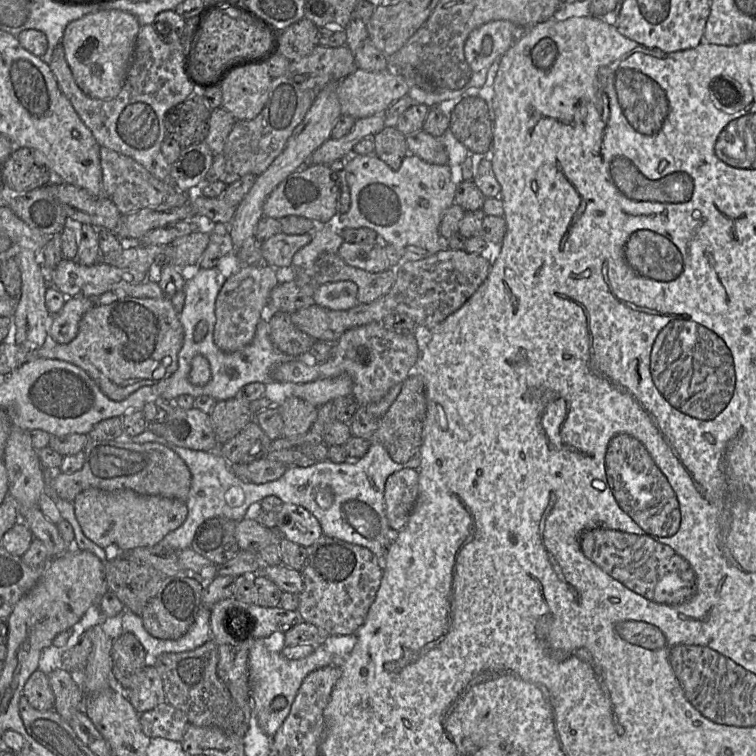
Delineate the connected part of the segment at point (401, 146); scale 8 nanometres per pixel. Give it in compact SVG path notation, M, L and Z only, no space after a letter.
M385 126L373 137L374 153L393 171L399 170L408 154L406 136L393 126Z

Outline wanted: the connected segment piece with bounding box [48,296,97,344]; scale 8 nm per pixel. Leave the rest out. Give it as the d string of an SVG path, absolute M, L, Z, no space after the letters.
M85 296L66 297L62 309L51 315L48 324L48 335L58 344L72 341L77 333L83 315L95 304L97 299Z

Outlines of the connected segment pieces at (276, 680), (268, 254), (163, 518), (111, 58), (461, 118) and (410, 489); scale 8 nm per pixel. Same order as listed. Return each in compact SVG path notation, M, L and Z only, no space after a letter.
M264 638L254 640L248 655L248 671L251 690L251 707L262 731L273 736L288 716L296 694L304 678L319 668L338 665L346 657L328 652L322 645L317 646L308 658L288 659L280 652L267 649Z
M282 232L264 240L261 252L267 265L274 268L290 267L293 256L311 239L311 234L287 235Z
M89 488L74 498L73 505L76 519L85 536L111 552L153 547L168 533L180 527L188 514L186 503L181 500L139 494L132 490L107 492Z
M100 10L70 22L61 45L77 86L89 97L115 98L125 82L141 25L137 18L121 10Z
M467 96L451 109L449 129L468 150L469 155L489 157L493 140L492 121L487 103L479 96Z
M405 468L390 475L385 483L384 500L390 527L400 531L407 524L419 493L419 472Z

